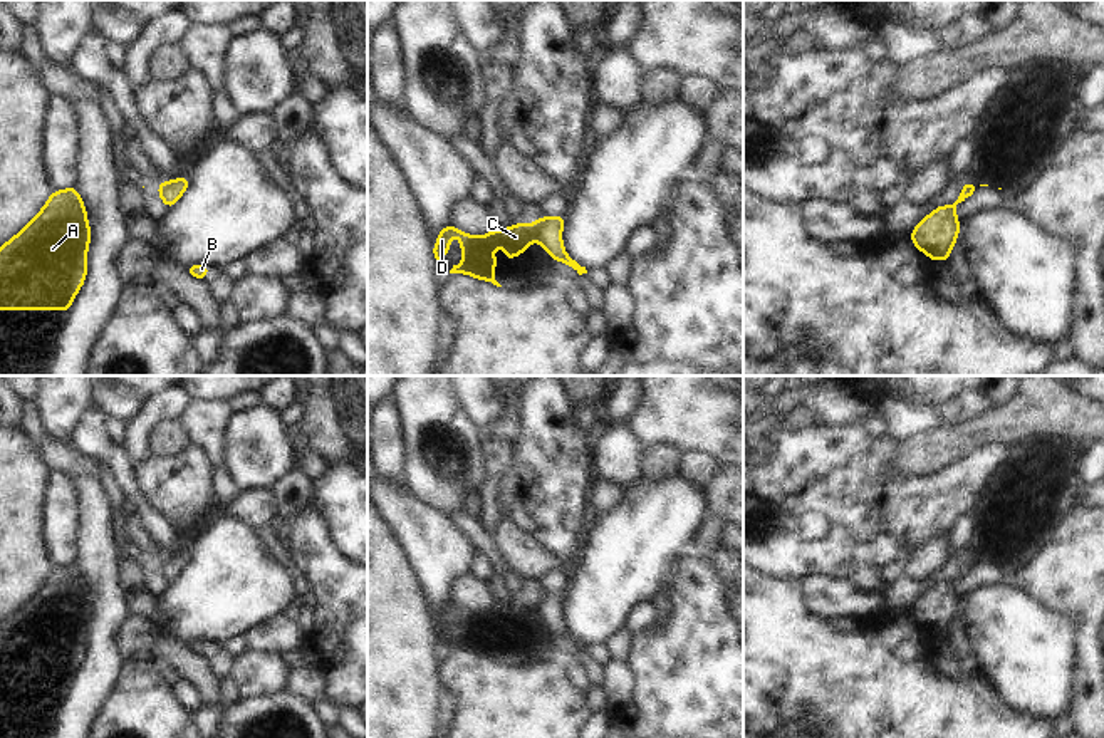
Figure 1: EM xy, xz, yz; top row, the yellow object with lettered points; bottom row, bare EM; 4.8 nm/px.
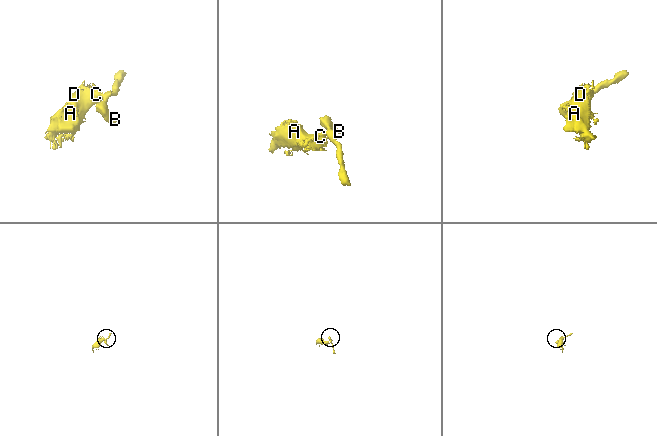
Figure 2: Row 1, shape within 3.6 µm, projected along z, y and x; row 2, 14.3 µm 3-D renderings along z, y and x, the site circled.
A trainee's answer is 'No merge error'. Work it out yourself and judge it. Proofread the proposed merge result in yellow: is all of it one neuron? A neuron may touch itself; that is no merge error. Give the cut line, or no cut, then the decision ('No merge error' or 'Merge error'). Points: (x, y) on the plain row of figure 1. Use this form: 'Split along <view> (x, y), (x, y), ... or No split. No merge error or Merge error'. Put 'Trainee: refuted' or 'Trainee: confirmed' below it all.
Split along xz (536, 597), (537, 608). Merge error.
Trainee: refuted

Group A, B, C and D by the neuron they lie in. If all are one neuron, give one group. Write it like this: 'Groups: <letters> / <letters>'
Groups: A C D / B.

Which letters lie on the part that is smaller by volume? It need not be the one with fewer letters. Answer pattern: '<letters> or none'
B

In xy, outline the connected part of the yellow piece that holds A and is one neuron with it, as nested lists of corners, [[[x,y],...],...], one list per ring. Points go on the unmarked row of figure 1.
[[[76,562],[54,567],[40,589],[0,622],[0,686],[65,686],[82,663],[91,616]]]

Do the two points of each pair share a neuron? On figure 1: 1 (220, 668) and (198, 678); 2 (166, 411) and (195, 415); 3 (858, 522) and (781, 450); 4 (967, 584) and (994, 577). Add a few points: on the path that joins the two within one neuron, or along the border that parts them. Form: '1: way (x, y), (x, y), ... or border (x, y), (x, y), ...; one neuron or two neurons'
1: border (202, 656), (218, 680); two neurons
2: border (190, 400), (177, 420); two neurons
3: way (839, 509), (799, 468); one neuron
4: way (973, 577), (987, 577); one neuron

